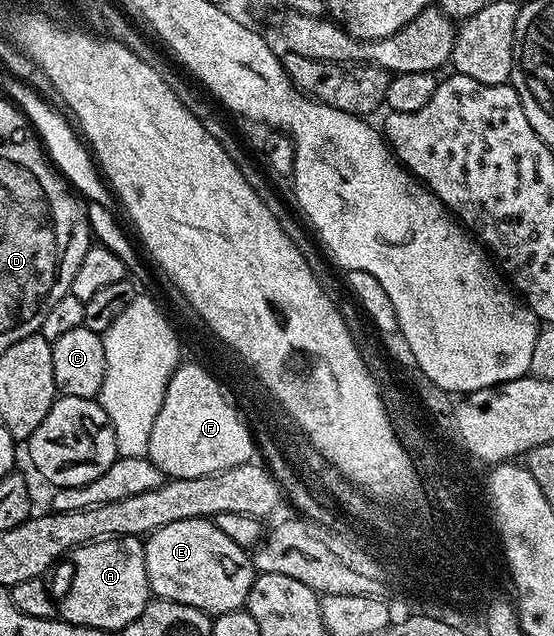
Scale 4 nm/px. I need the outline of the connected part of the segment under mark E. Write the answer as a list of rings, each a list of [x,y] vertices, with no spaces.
[[[212,518],[171,521],[171,525],[163,525],[148,536],[144,544],[149,590],[156,598],[191,605],[195,609],[205,611],[210,617],[240,611],[245,607],[245,599],[255,578],[250,552],[235,545],[235,541],[231,541],[231,537],[227,537],[227,533],[223,533],[223,529],[219,529]]]

